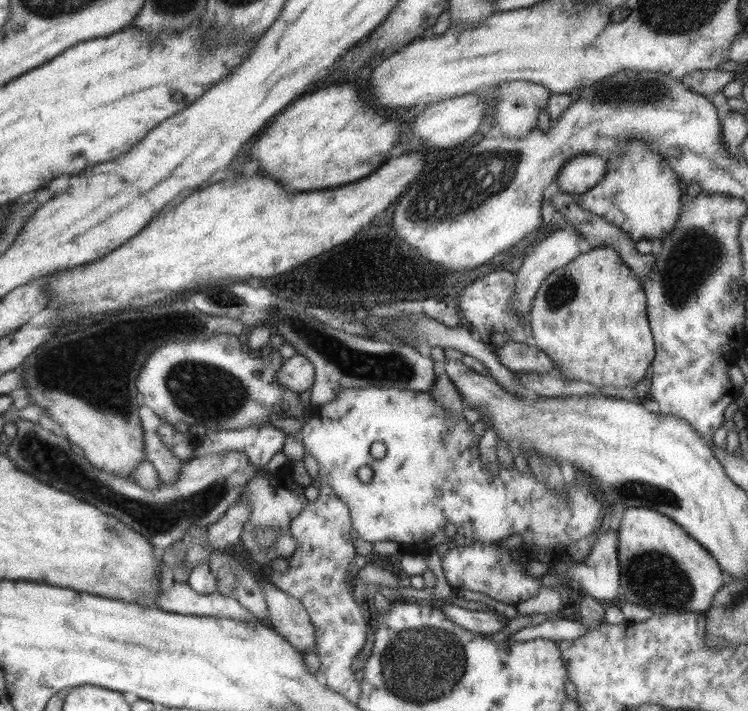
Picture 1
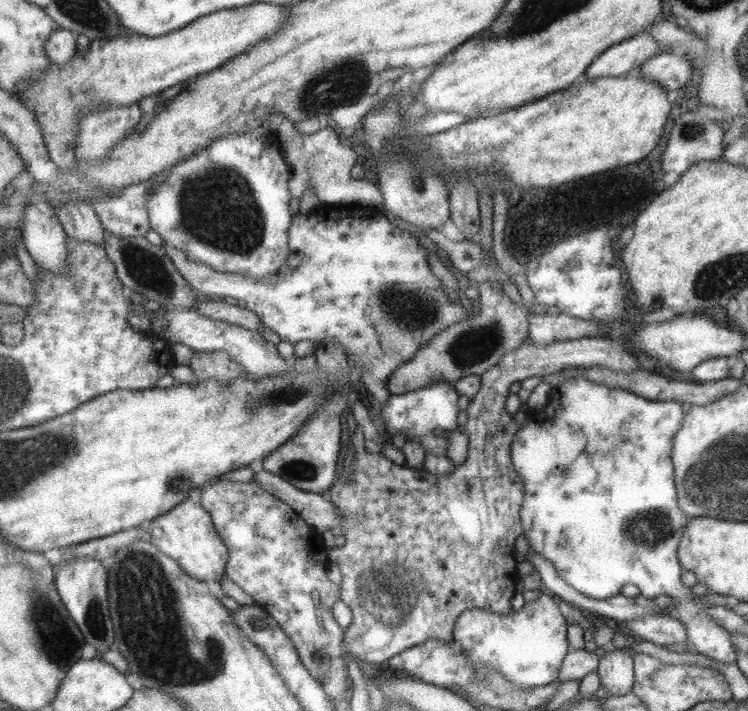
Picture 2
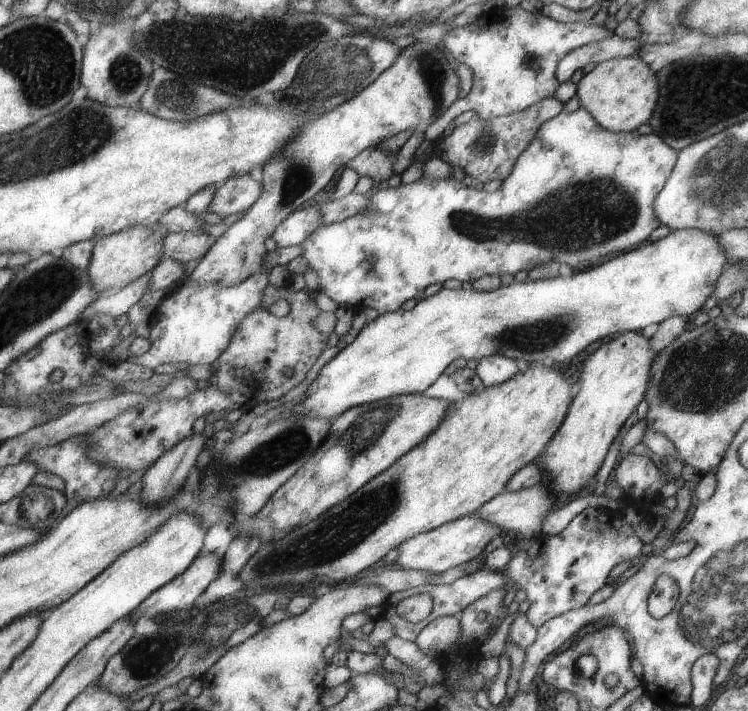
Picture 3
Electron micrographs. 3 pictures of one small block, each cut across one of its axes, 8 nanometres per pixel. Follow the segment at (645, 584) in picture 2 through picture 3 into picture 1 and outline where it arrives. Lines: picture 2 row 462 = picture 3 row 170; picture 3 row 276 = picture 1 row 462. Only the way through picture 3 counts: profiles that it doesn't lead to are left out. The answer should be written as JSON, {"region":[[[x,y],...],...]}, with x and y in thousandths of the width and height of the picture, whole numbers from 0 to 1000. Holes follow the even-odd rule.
{"region":[[[505,544],[461,546],[443,565],[418,574],[392,616],[406,627],[410,641],[426,654],[426,678],[440,682],[453,703],[465,712],[471,747],[488,762],[525,761],[536,765],[584,768],[600,761],[603,767],[623,767],[632,761],[667,762],[693,751],[698,762],[713,762],[734,774],[739,792],[770,761],[802,745],[807,709],[795,693],[785,669],[770,669],[757,682],[759,695],[749,700],[738,686],[721,678],[710,665],[694,665],[689,655],[676,660],[663,648],[666,667],[655,671],[646,664],[632,602],[622,588],[604,585],[582,570],[576,554],[555,549],[512,547]],[[602,588],[602,592],[600,592]],[[509,620],[516,627],[512,644],[496,644],[495,627]],[[483,655],[496,660],[493,678],[483,678],[476,662]],[[598,747],[608,751],[598,754]]]}

